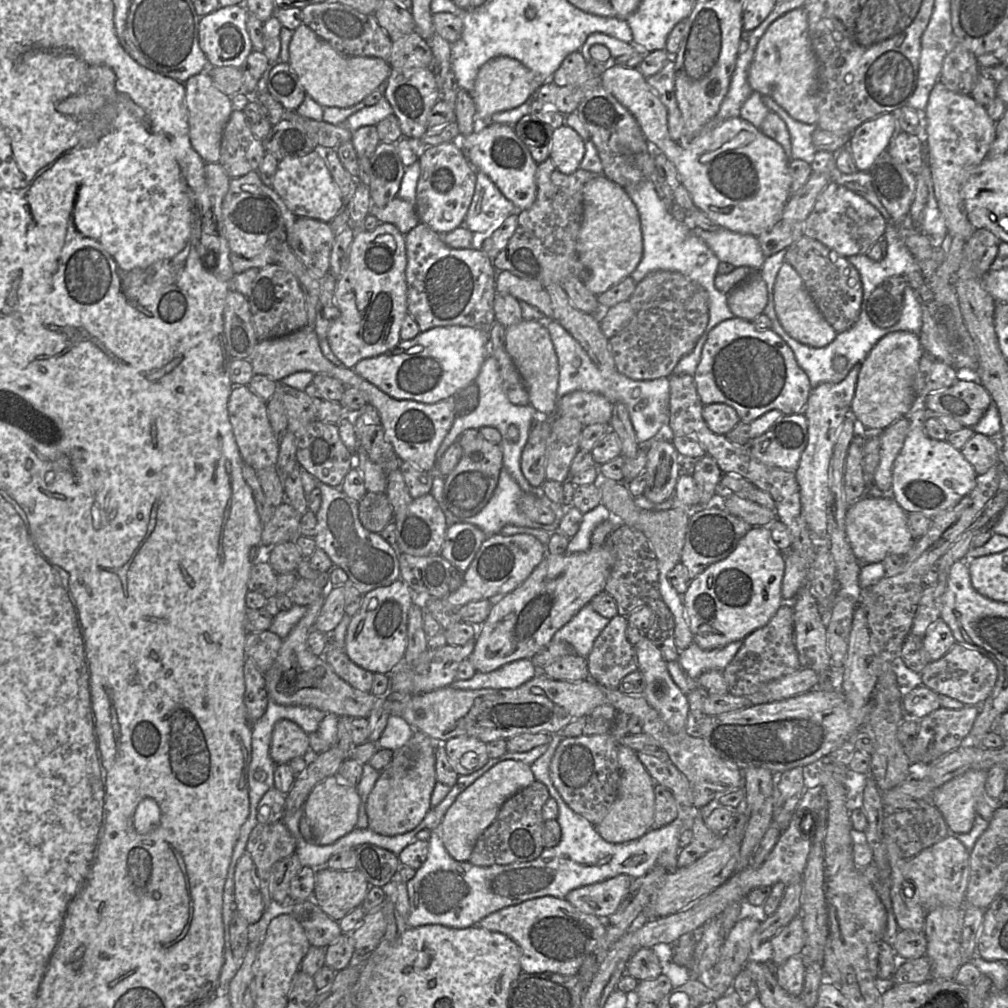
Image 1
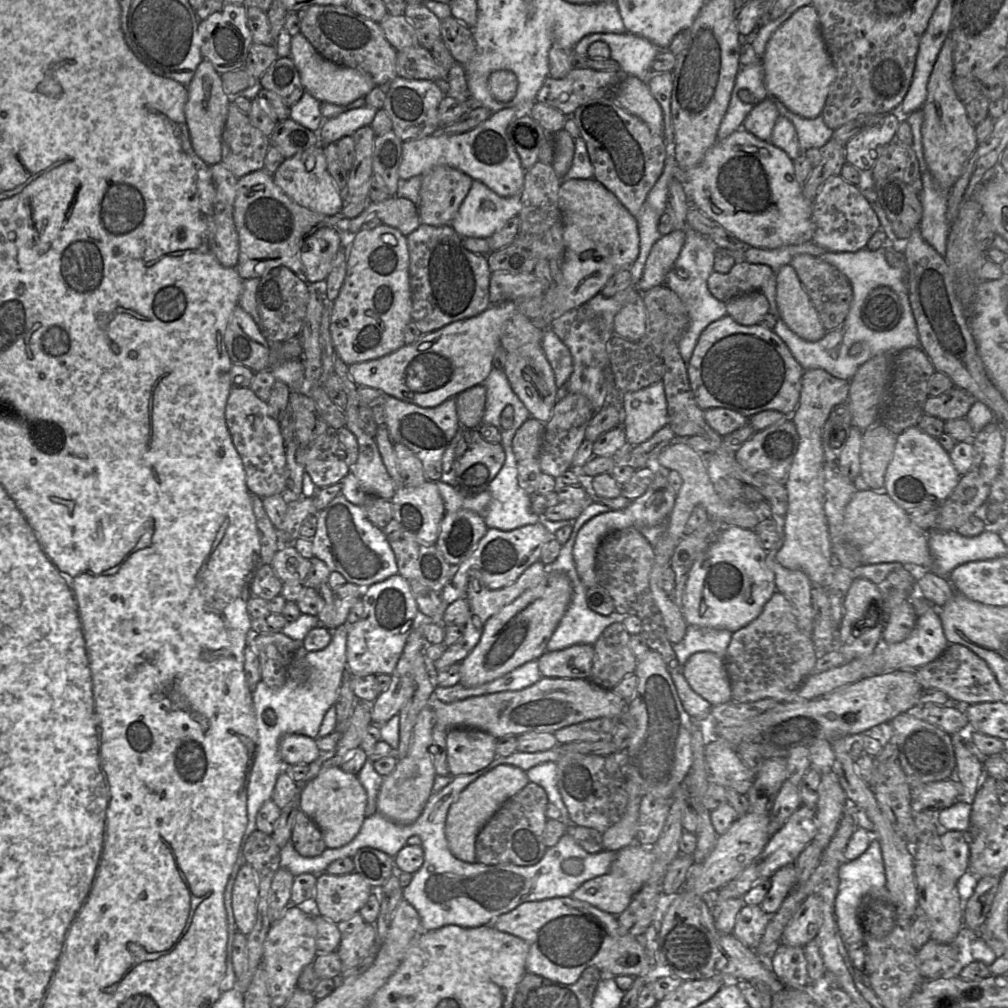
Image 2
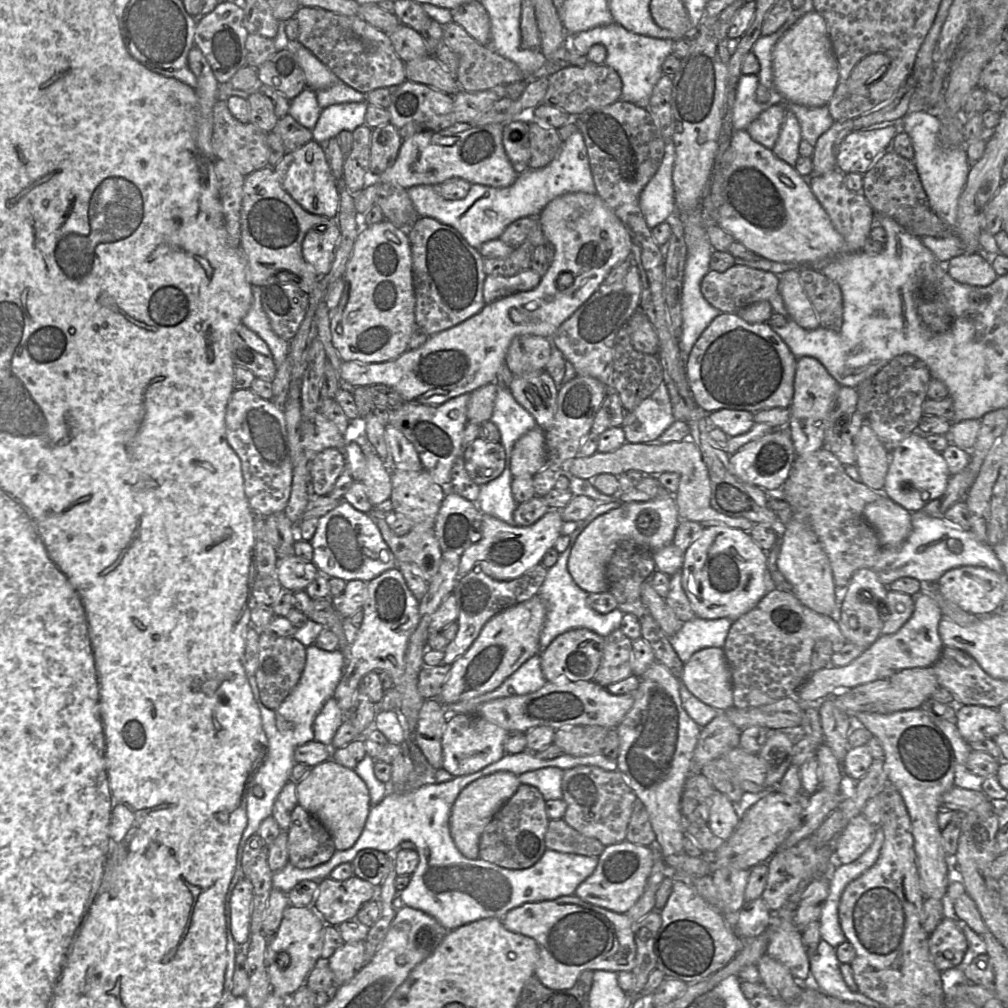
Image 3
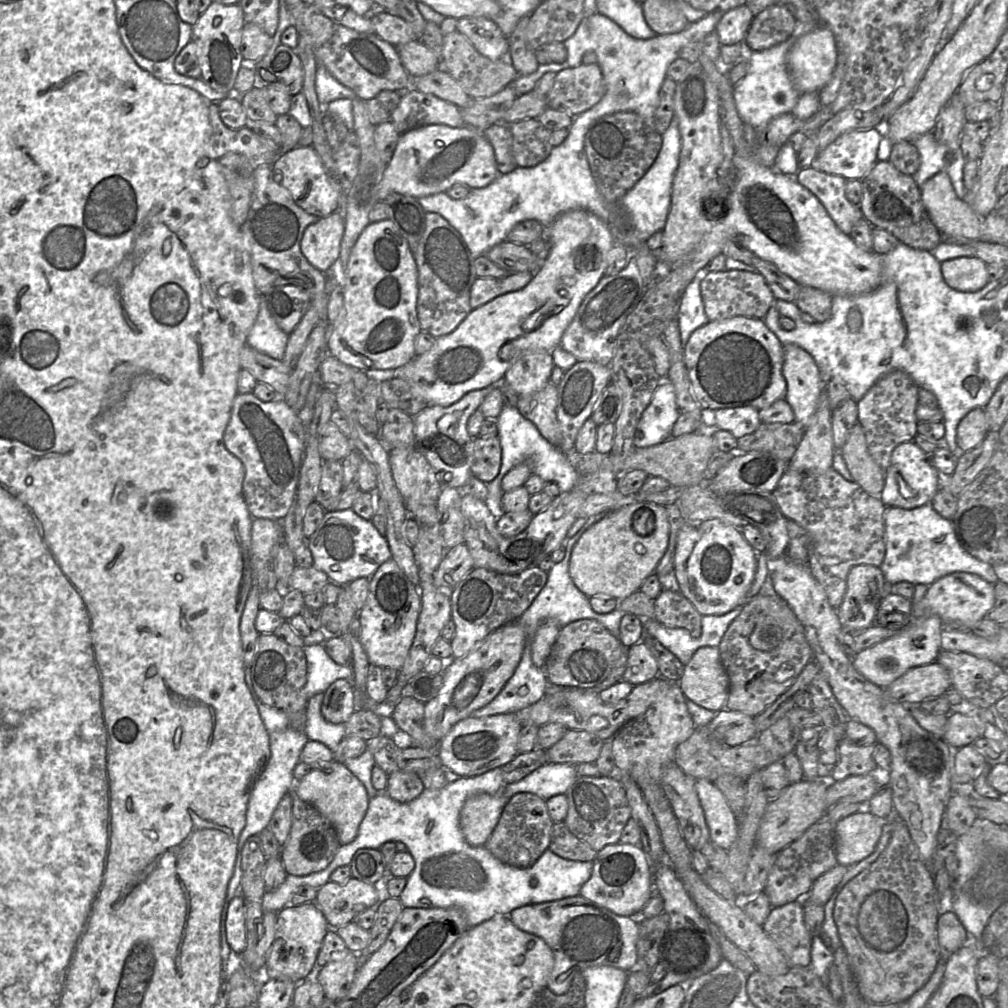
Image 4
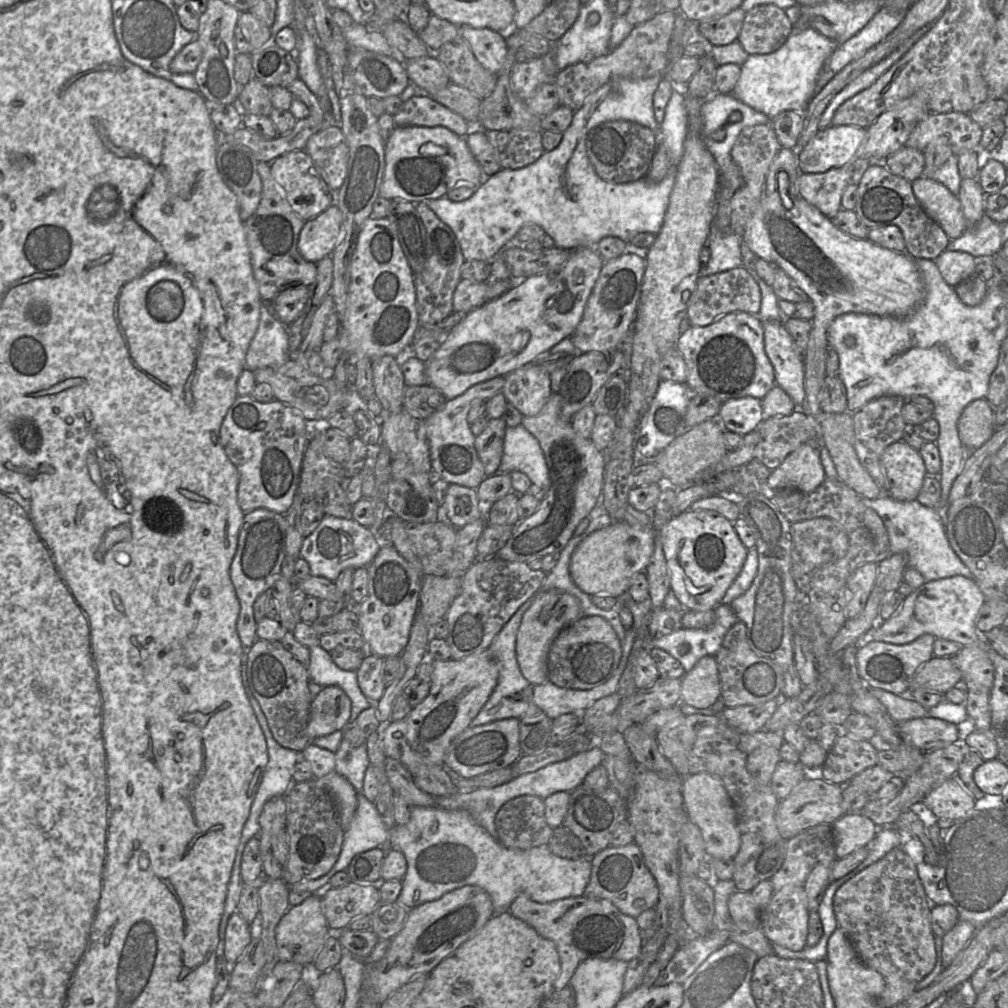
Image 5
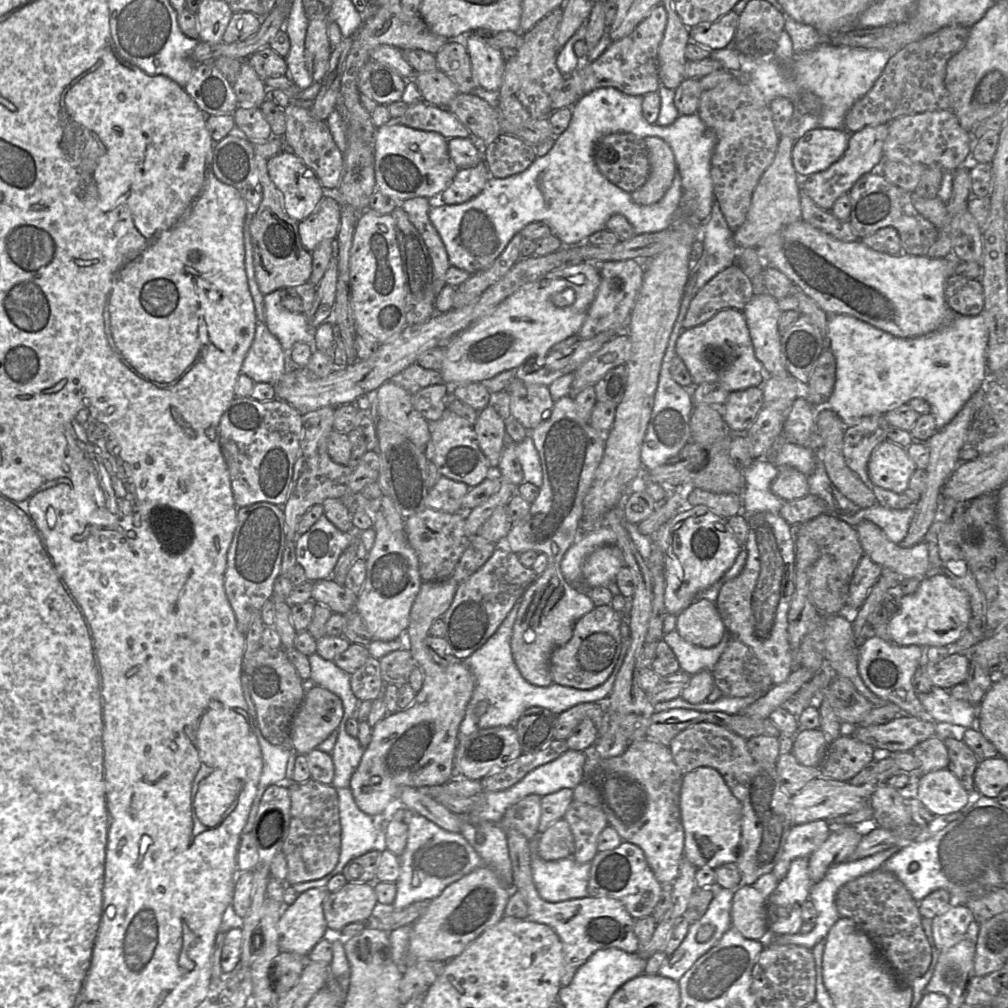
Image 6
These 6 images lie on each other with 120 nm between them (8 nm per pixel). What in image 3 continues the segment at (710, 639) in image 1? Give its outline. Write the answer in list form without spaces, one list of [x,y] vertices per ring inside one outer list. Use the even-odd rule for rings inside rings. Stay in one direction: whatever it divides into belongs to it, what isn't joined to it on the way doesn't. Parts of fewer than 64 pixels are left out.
[[[708,523],[684,553],[682,587],[695,617],[729,618],[734,622],[755,608],[768,593],[766,571],[769,571],[767,553],[754,542],[749,532]]]

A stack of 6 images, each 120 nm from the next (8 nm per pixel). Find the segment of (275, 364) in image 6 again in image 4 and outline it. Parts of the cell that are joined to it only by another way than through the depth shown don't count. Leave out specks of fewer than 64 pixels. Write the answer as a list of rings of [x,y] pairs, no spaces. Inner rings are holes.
[[[260,295],[259,311],[255,323],[247,335],[247,344],[276,360],[284,357],[289,335],[271,316],[264,297]]]

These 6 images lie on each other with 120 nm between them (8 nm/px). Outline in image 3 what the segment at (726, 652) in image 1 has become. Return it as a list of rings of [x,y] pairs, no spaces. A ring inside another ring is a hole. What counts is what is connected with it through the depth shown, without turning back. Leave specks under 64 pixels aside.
[[[729,618],[694,619],[684,622],[681,629],[669,637],[669,642],[680,660],[685,664],[697,651],[709,648],[723,648],[733,621]]]

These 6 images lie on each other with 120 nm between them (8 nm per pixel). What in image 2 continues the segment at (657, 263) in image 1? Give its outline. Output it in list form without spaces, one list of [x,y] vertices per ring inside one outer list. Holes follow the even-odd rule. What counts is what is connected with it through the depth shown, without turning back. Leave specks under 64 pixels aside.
[[[666,154],[663,172],[649,191],[646,202],[636,217],[640,236],[640,251],[637,259],[630,266],[633,283],[638,283],[642,278],[650,251],[662,236],[658,230],[658,223],[661,215],[666,212],[668,185],[670,180],[675,177],[677,165],[674,154]],[[687,227],[685,243],[673,268],[667,273],[665,278],[664,284],[679,296],[690,318],[689,328],[678,342],[679,352],[685,363],[690,361],[703,330],[712,322],[727,315],[726,303],[716,299],[707,286],[707,280],[714,271],[715,252],[717,249],[709,236],[704,236],[696,230]]]

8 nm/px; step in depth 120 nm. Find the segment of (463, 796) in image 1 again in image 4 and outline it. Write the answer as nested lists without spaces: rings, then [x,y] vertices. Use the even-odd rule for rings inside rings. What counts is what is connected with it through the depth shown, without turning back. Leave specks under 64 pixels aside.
[[[503,788],[495,794],[480,793],[466,800],[460,812],[460,828],[468,844],[486,844],[508,801]]]

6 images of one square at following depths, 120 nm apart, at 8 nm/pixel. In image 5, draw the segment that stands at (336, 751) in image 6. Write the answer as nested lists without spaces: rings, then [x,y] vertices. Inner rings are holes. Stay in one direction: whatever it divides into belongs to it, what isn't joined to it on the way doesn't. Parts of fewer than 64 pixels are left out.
[[[343,737],[340,746],[335,753],[335,770],[345,777],[355,788],[357,793],[362,793],[364,776],[370,766],[366,745],[353,747]]]

